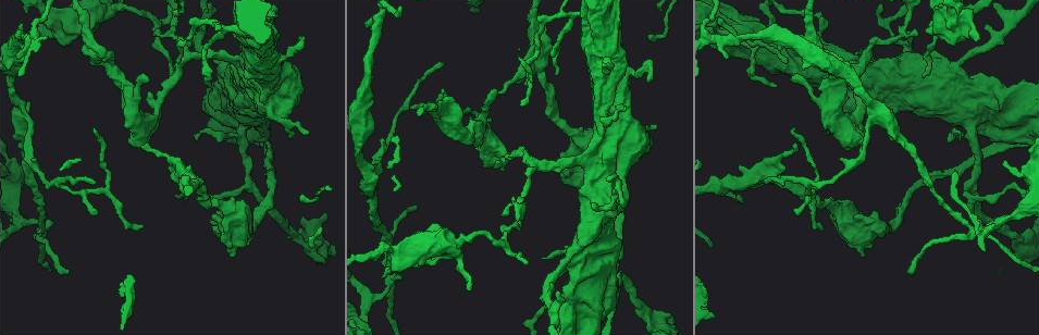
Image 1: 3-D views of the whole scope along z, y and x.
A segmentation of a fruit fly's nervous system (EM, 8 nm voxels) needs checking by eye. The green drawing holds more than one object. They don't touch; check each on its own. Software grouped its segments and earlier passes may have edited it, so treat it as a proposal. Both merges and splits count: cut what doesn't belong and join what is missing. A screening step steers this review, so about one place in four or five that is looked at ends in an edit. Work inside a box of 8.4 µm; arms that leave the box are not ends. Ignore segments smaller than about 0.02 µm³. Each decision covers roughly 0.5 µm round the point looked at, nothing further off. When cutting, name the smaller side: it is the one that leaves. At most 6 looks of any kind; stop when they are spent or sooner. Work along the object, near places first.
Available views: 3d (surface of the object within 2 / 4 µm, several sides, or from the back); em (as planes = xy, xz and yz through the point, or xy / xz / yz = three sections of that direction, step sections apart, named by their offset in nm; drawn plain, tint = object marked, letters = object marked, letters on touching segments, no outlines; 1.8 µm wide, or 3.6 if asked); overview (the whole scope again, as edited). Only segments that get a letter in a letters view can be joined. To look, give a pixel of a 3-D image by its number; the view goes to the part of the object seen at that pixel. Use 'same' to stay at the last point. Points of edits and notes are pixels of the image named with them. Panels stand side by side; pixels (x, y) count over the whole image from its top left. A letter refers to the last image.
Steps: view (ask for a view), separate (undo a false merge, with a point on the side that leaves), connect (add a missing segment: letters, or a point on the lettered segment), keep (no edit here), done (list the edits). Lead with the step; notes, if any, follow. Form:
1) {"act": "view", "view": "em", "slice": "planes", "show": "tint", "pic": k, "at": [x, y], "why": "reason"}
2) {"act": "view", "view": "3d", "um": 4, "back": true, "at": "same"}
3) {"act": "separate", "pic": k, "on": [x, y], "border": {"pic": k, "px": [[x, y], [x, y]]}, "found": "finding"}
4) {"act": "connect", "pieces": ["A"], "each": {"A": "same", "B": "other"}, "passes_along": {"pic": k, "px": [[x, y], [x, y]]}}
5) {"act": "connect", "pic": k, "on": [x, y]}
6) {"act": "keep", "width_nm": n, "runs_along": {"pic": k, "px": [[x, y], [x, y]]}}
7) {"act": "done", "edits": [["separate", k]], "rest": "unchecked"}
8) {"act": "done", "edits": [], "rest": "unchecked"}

{"act": "view", "view": "em", "slice": "planes", "show": "plain", "pic": 1, "at": [414, 204], "why": "free end"}

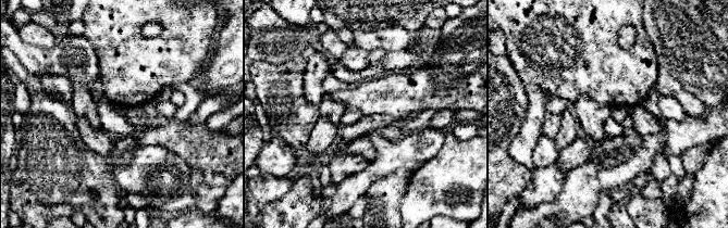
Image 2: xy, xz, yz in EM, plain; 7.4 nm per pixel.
{"act": "view", "view": "em", "slice": "planes", "show": "tint", "at": "same", "why": "where the object lies"}

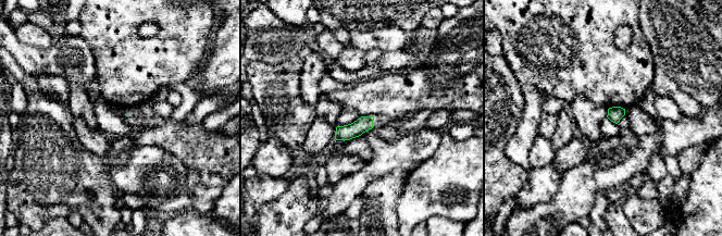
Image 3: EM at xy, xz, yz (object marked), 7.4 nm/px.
{"act": "view", "view": "em", "slice": "planes", "show": "letters", "at": "same"}

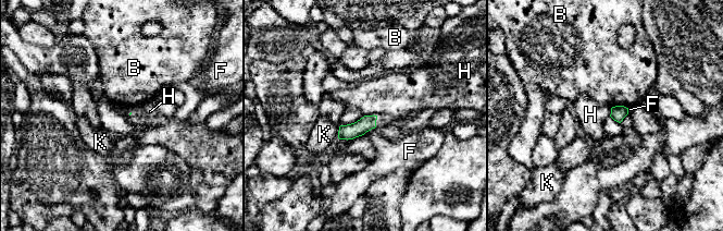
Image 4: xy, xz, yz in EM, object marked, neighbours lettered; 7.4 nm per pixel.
{"act": "keep", "each": {"B": "other", "F": "other", "H": "other", "K": "other"}, "border": {"pic": 4, "px": [[376, 114], [364, 116]]}, "found": "none of them fits"}

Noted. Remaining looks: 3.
{"act": "view", "view": "3d", "um": 4, "pic": 1, "at": [513, 252]}

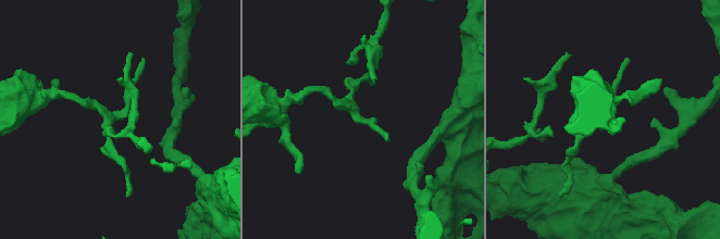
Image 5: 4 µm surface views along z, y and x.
{"act": "view", "view": "em", "slice": "planes", "show": "letters", "pic": 5, "at": [116, 116]}

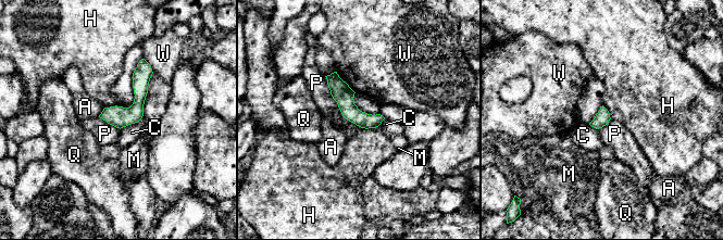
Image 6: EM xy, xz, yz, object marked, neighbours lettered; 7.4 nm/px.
{"act": "keep", "longest_contact_nm": ["P", 460], "each": {"A": "other", "C": "other", "H": "other", "M": "other", "P": "other", "Q": "other", "W": "other"}, "border": {"pic": 6, "px": [[324, 76], [340, 113], [359, 127]]}, "found": "all the same neuron"}

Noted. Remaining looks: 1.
{"act": "done", "edits": [], "rest": "unchecked"}

